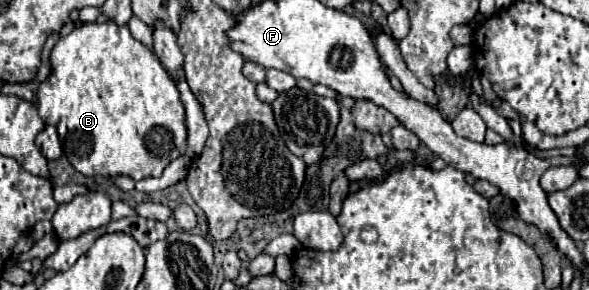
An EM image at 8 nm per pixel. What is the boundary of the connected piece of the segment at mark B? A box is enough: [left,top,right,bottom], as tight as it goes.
[37,23,187,181]

